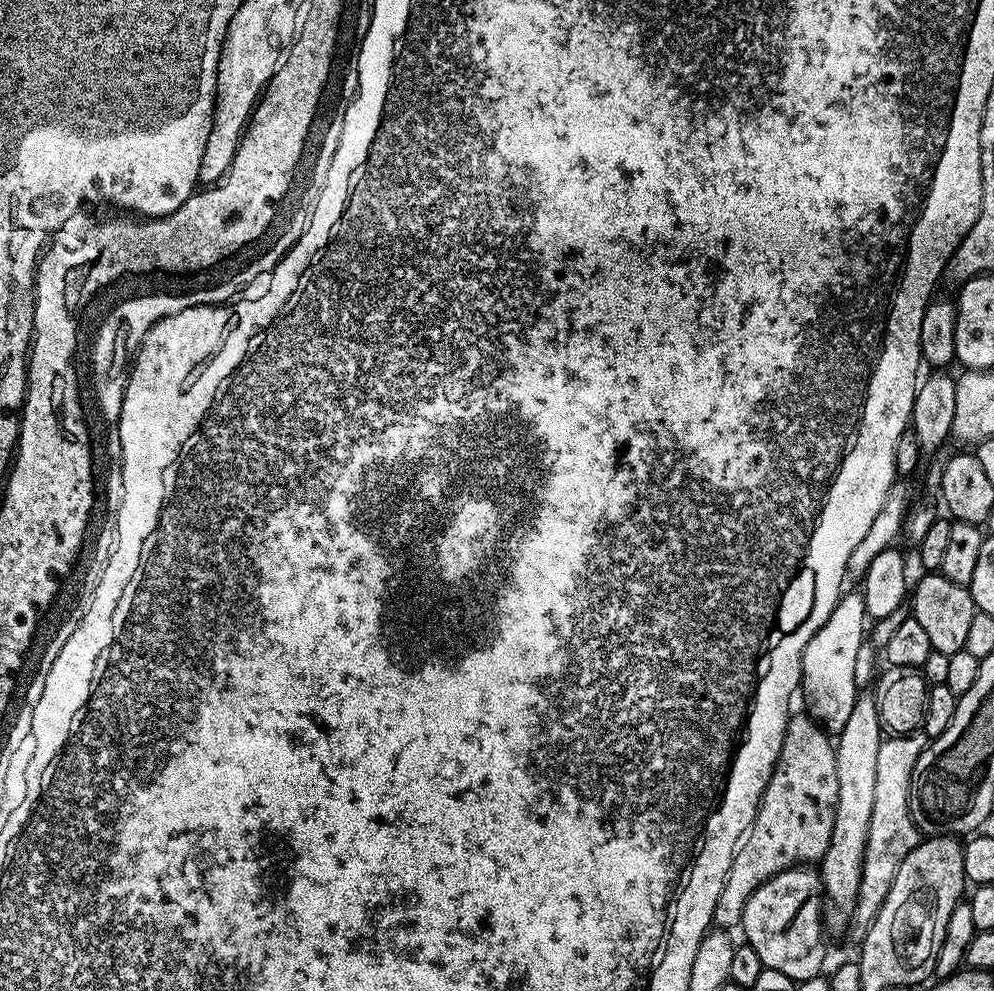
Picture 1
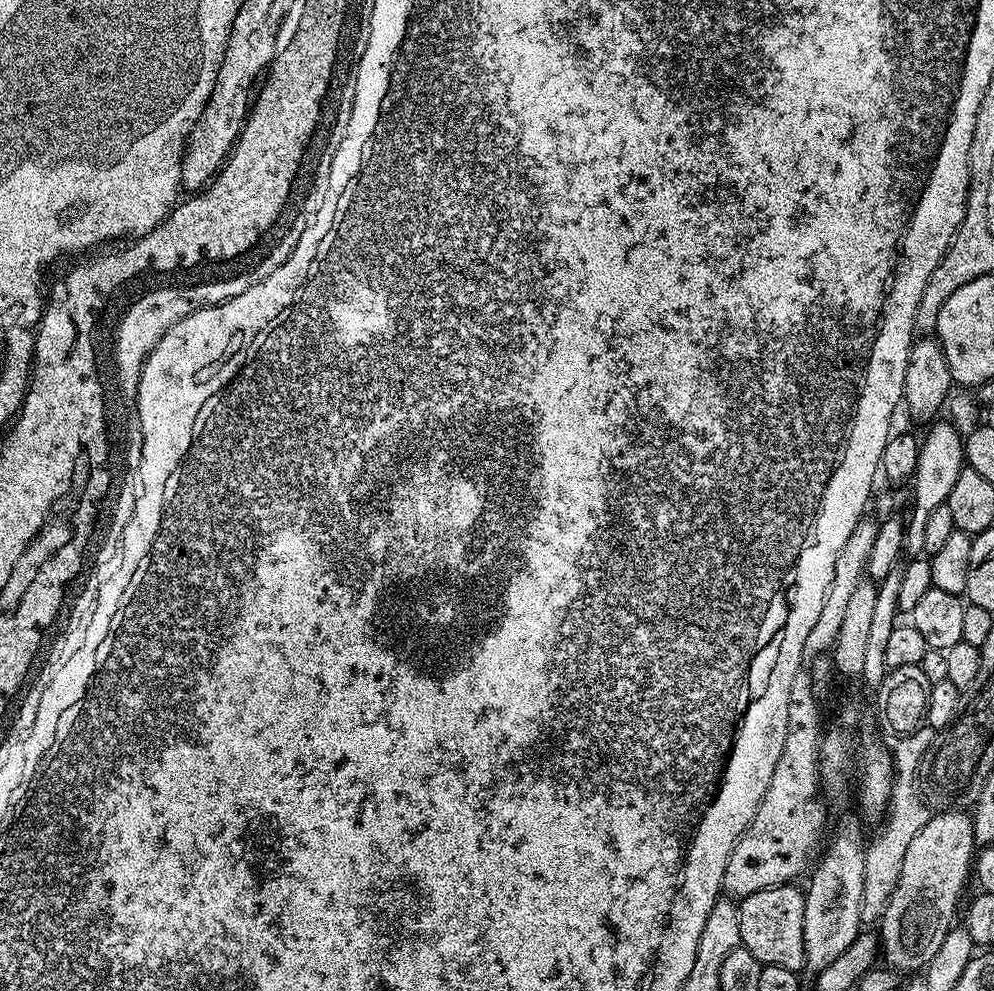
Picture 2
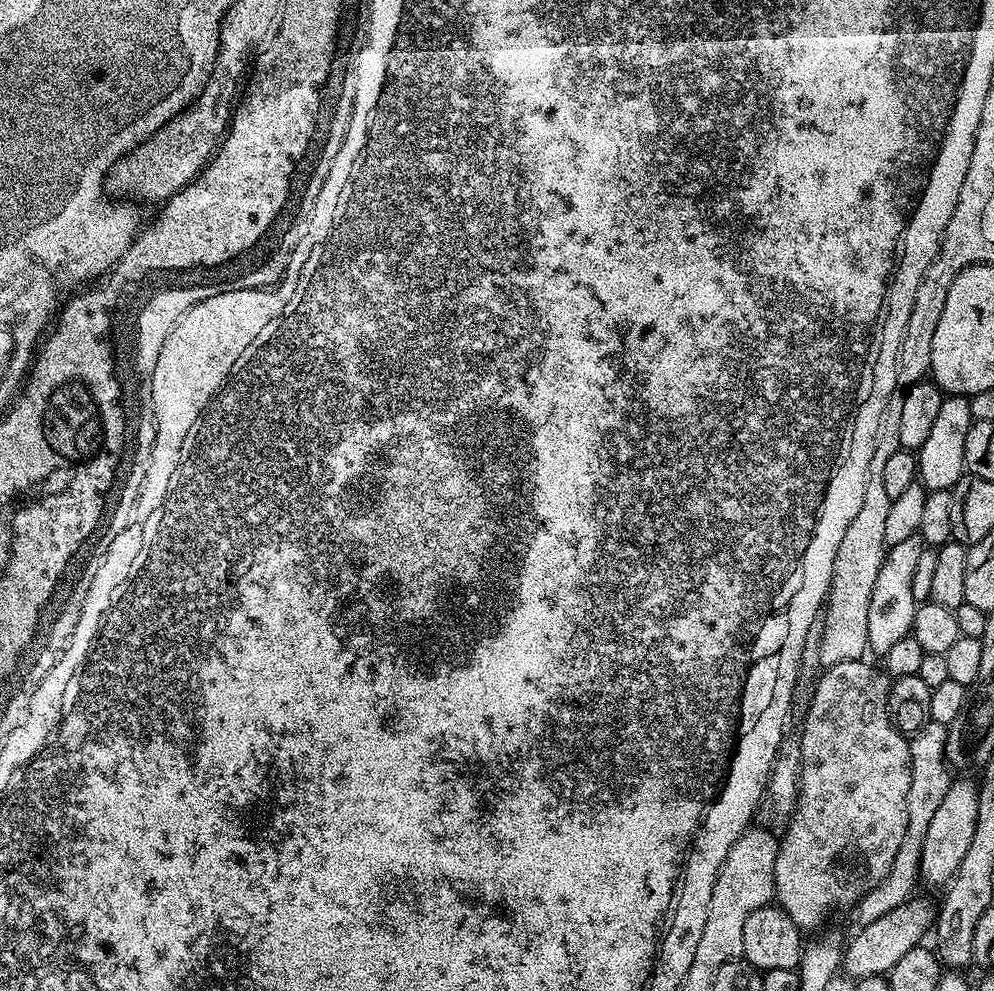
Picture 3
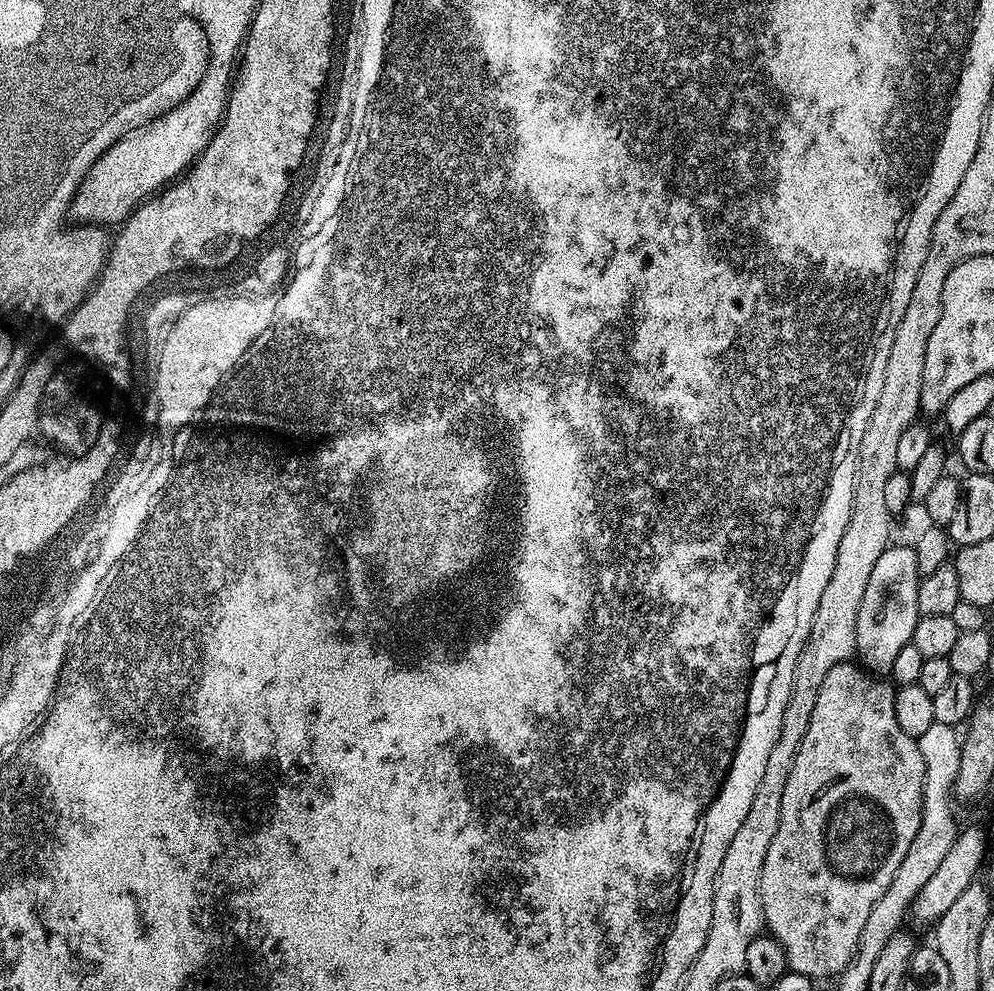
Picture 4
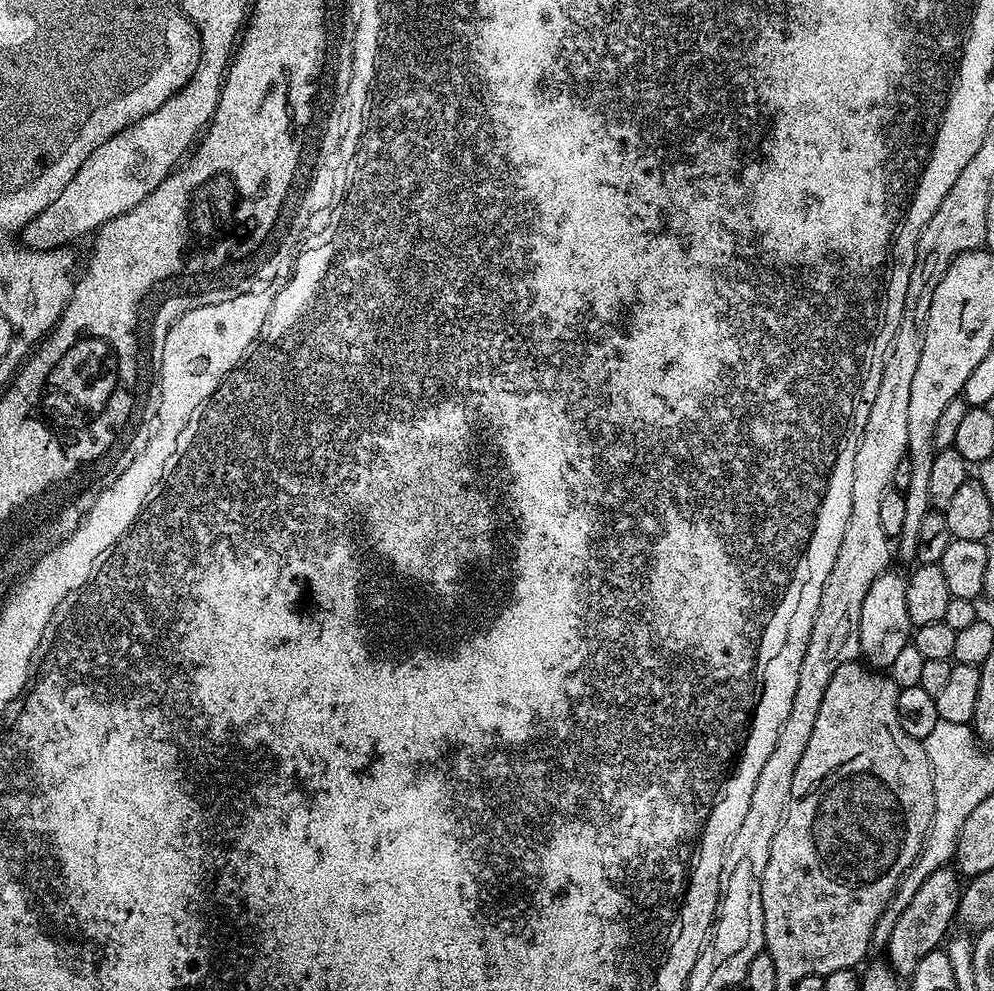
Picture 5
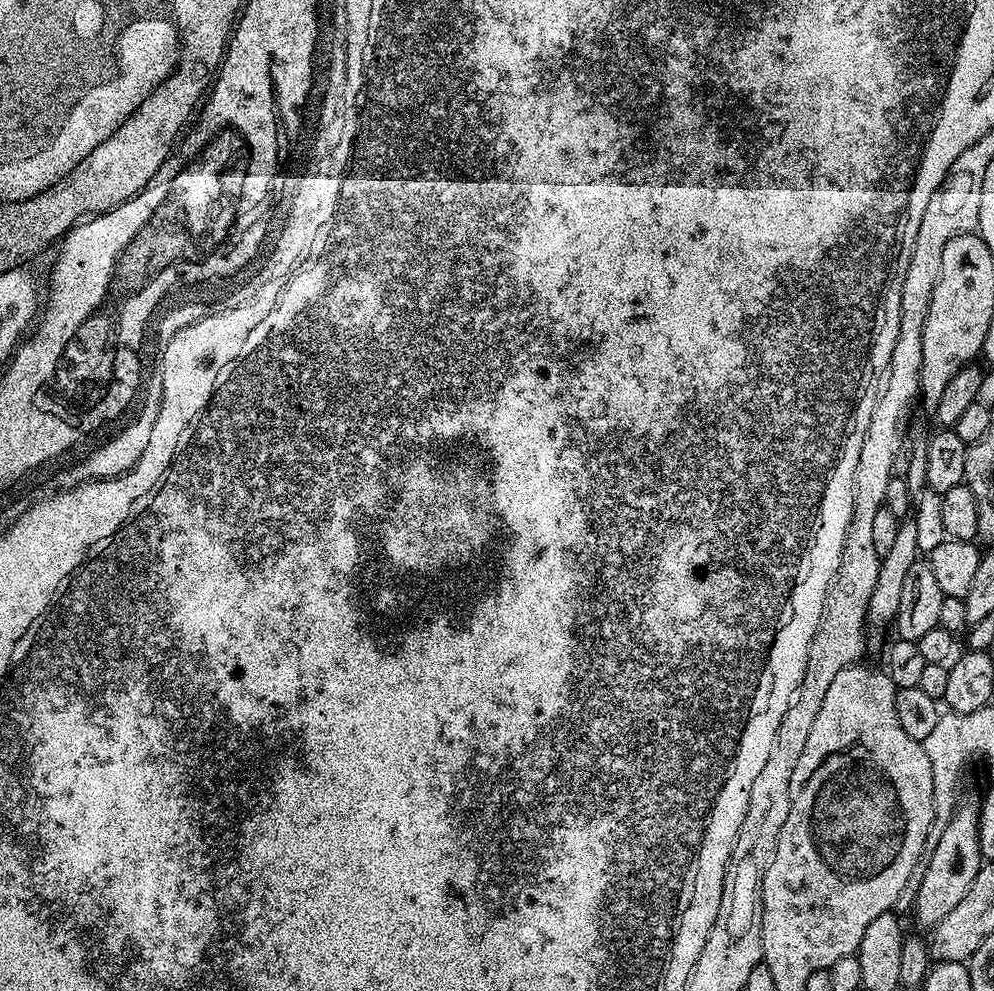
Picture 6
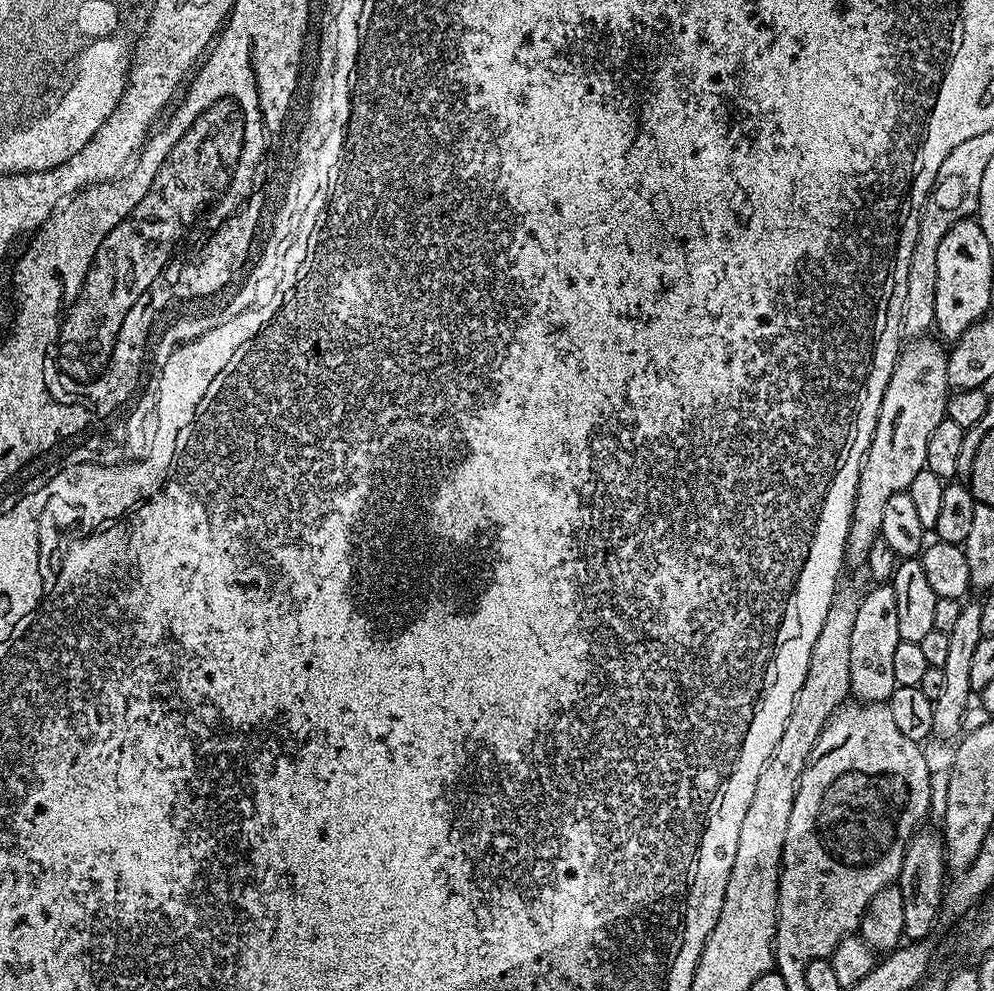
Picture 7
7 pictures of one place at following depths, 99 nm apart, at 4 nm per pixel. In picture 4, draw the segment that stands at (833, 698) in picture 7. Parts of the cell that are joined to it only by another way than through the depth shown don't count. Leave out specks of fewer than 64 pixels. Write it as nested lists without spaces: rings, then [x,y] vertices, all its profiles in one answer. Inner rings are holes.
[[[852,506],[846,534],[842,534],[842,542],[838,542],[836,565],[830,574],[830,582],[826,582],[826,590],[822,590],[822,598],[818,598],[818,610],[814,610],[810,634],[795,666],[795,682],[792,683],[791,697],[788,699],[786,710],[783,711],[778,742],[774,744],[771,752],[797,754],[798,747],[806,736],[810,717],[814,714],[819,689],[826,674],[834,670],[834,666],[847,664],[857,655],[855,634],[859,607],[862,606],[863,594],[869,585],[874,565],[893,539],[892,522],[894,516],[886,506]]]

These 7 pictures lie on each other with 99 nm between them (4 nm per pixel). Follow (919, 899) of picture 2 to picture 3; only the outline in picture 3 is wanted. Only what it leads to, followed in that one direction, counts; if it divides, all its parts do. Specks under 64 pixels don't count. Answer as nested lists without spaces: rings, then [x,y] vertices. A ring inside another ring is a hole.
[[[956,780],[949,783],[942,803],[930,821],[930,830],[926,830],[926,838],[922,842],[922,858],[920,859],[920,879],[926,885],[947,885],[958,870],[970,841],[974,839],[974,826],[978,826],[978,794],[977,781]]]

